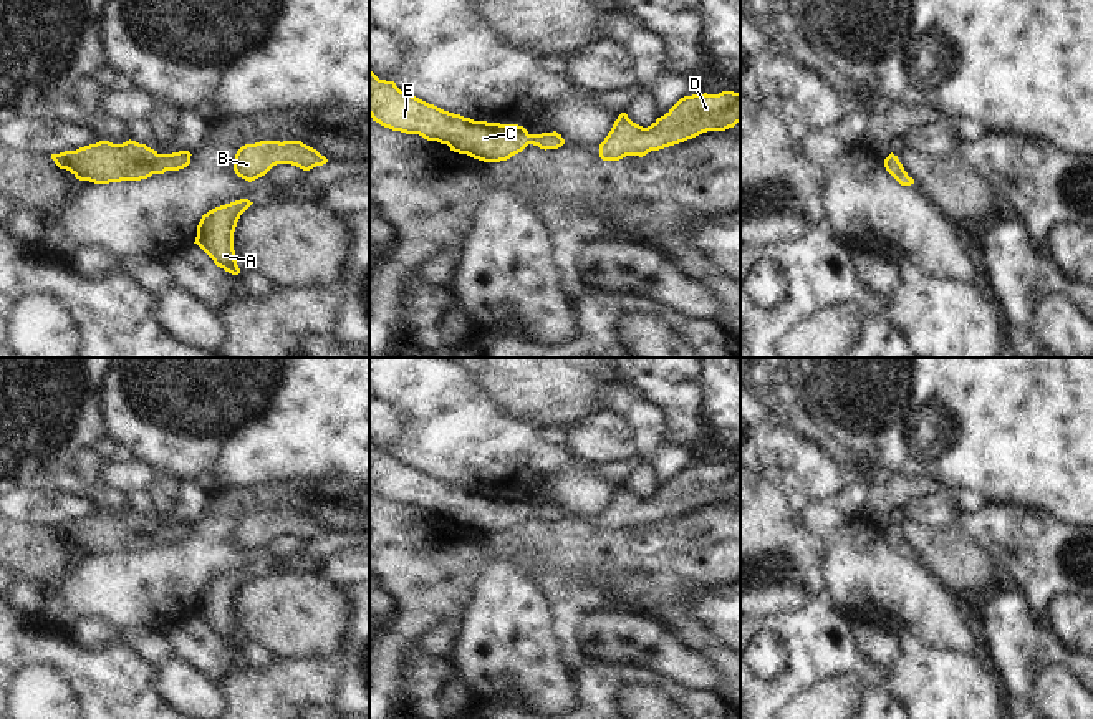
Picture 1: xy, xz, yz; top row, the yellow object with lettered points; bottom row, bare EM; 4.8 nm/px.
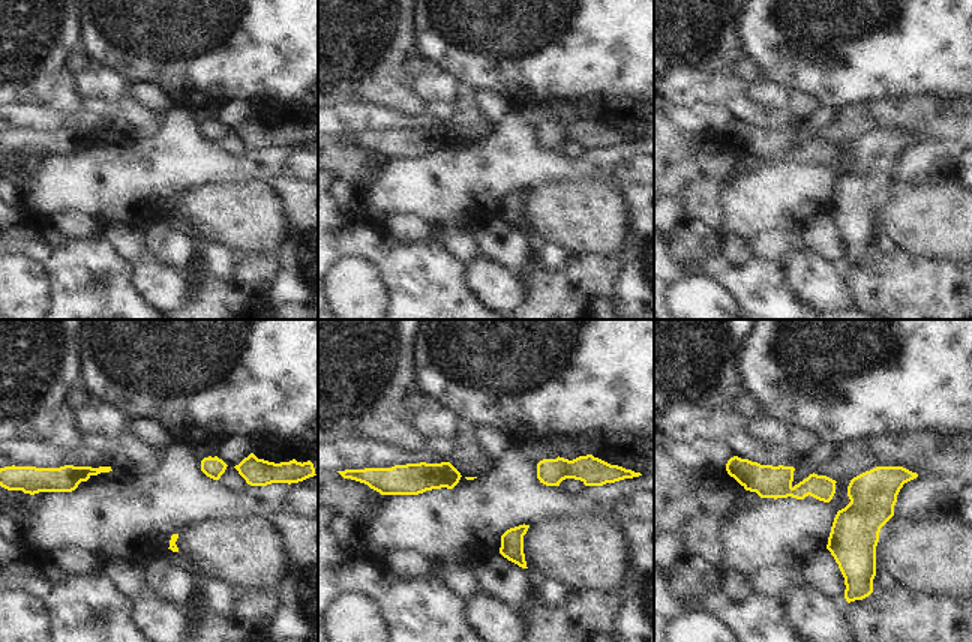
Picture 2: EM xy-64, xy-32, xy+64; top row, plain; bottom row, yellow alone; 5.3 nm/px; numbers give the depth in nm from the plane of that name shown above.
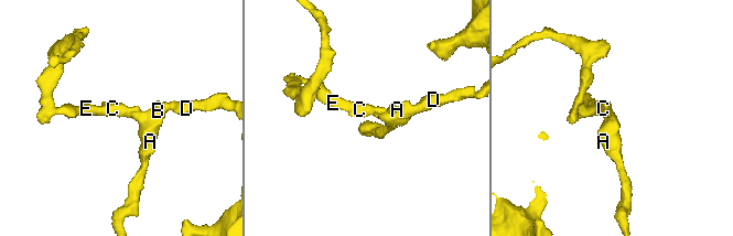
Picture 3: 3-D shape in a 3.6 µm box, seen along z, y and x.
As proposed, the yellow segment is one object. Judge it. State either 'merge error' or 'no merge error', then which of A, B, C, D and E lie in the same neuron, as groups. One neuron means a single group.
no merge error | A B C D E

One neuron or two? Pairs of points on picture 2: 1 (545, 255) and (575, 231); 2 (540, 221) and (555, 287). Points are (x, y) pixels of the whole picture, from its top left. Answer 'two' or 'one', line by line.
1: two
2: two

